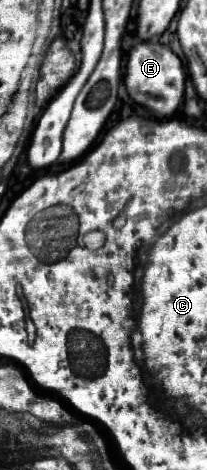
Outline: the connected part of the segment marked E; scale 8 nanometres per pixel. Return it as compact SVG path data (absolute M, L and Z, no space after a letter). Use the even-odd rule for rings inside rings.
M140 40L130 50L124 84L126 84L126 90L128 90L130 98L136 104L142 104L148 110L154 110L158 116L166 118L182 102L184 82L186 82L184 66L182 66L180 58L170 50L170 46L166 46L166 44L158 42L158 40Z

